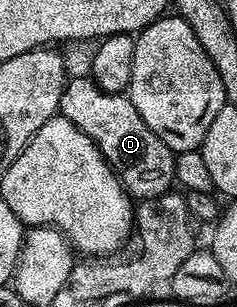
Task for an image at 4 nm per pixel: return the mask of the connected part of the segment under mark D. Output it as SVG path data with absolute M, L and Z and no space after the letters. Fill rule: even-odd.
M87 75L76 76L67 81L60 99L59 115L65 116L86 138L98 146L100 153L106 158L108 165L115 170L120 184L139 202L160 196L164 192L173 191L176 184L174 162L176 157L172 149L142 122L142 114L134 110L127 95L118 92L106 92L99 88Z

